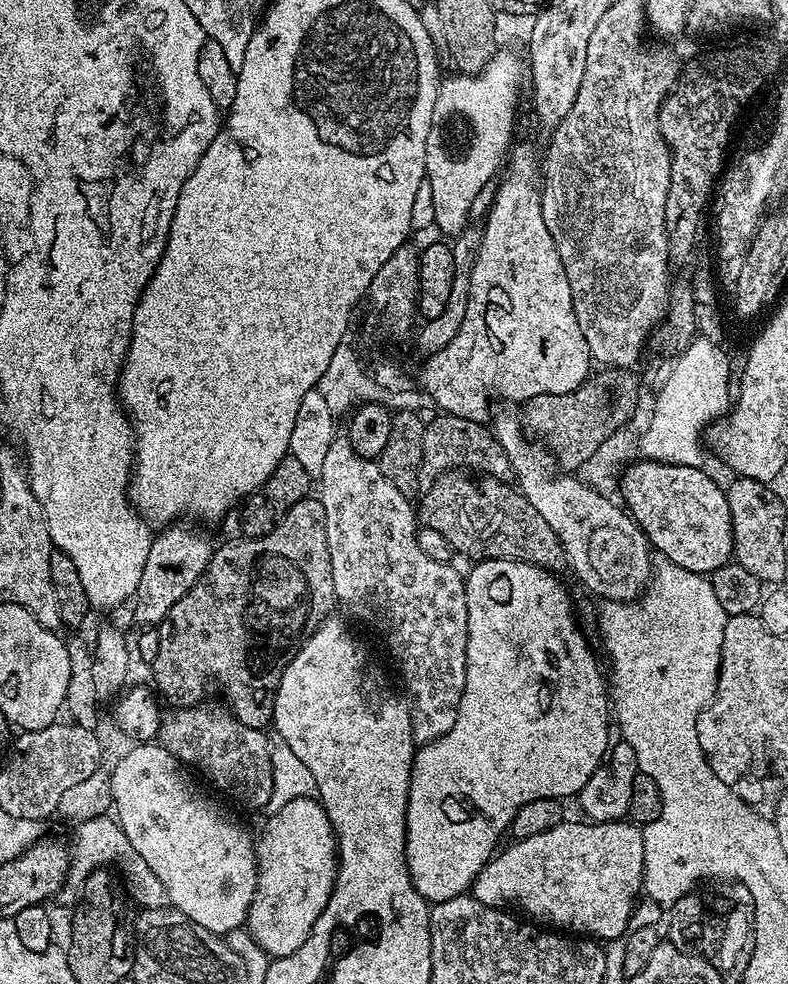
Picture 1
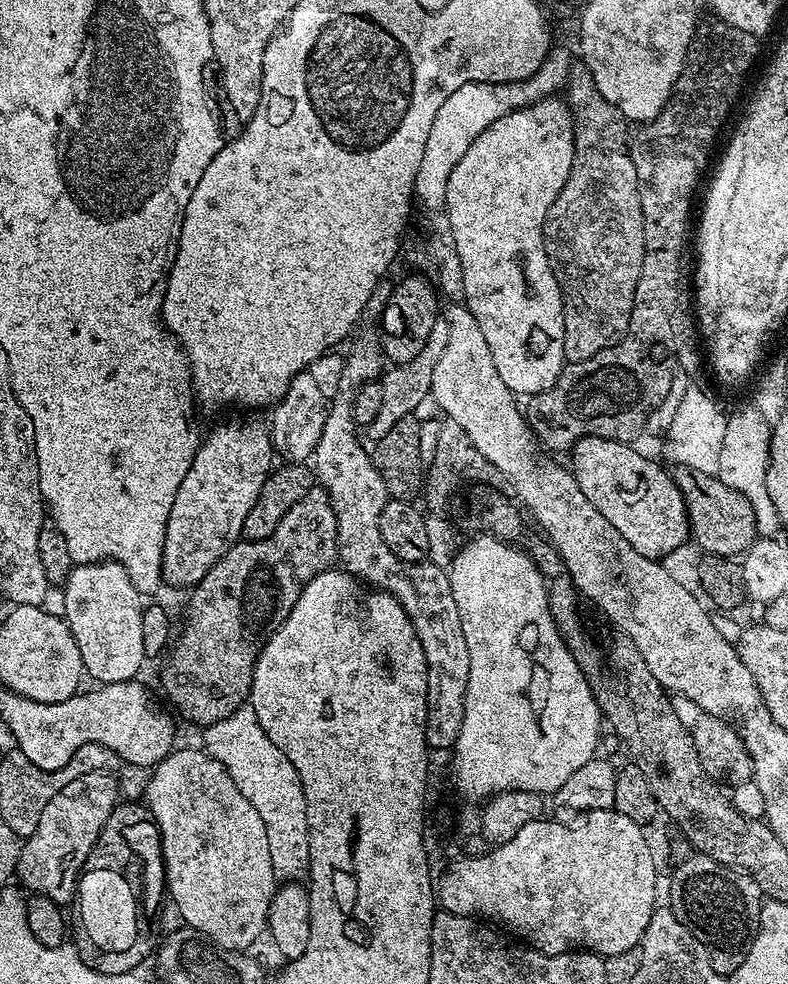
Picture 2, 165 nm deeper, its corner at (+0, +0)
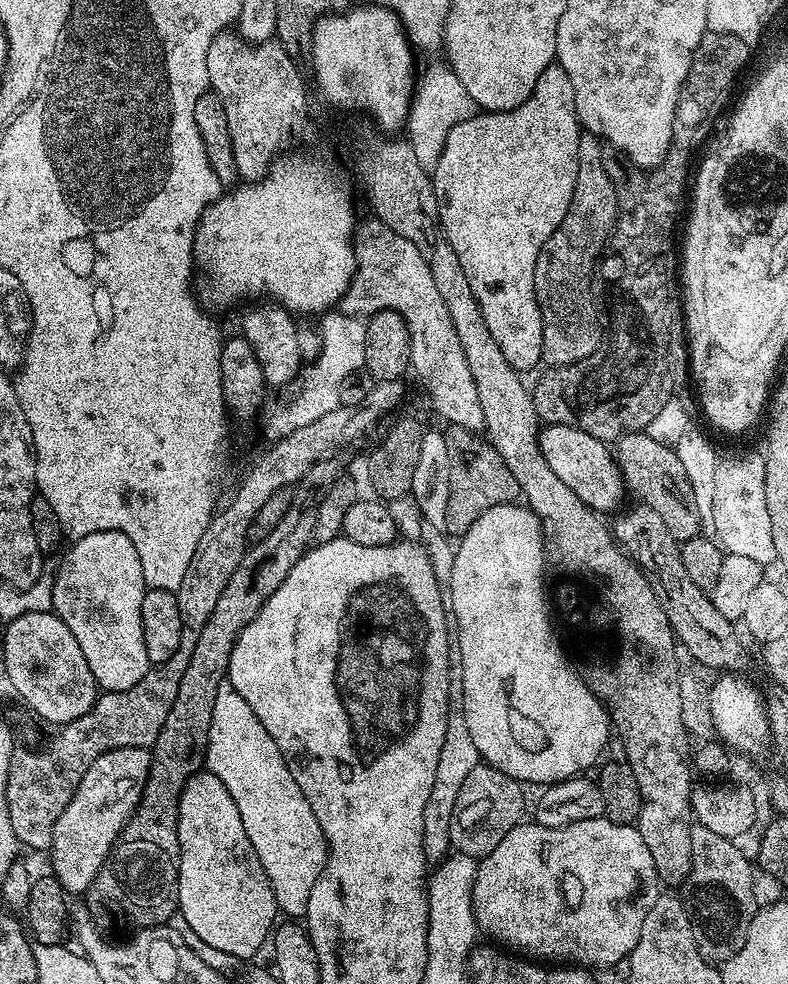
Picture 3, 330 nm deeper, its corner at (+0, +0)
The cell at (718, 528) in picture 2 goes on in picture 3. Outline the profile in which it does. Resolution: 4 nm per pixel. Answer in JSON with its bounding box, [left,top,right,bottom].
[614,431,702,542]

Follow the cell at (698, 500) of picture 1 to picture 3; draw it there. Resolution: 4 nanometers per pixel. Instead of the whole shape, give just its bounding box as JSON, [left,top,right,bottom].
[540,424,626,514]

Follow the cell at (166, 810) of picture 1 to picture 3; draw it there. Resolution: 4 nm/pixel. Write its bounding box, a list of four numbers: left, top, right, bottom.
[176,770,278,961]

